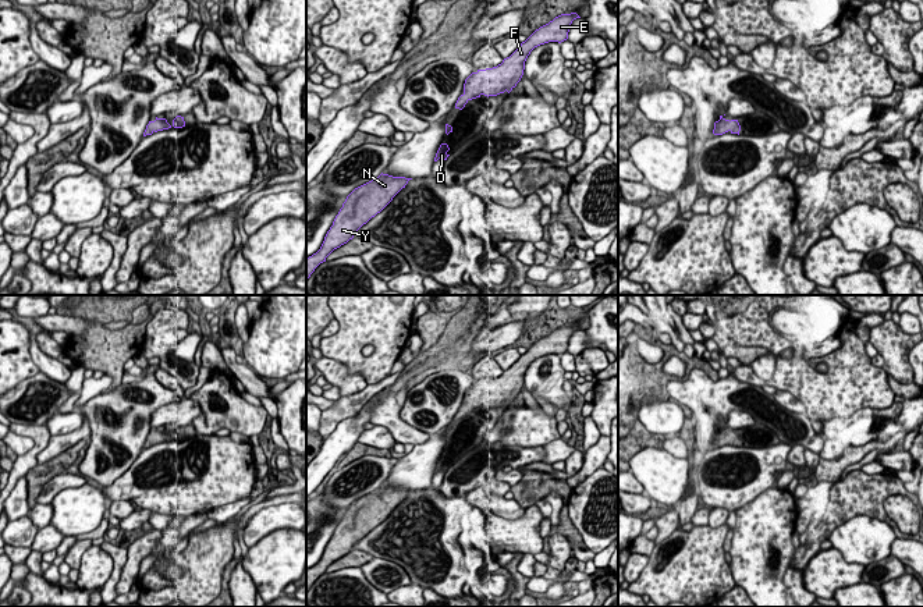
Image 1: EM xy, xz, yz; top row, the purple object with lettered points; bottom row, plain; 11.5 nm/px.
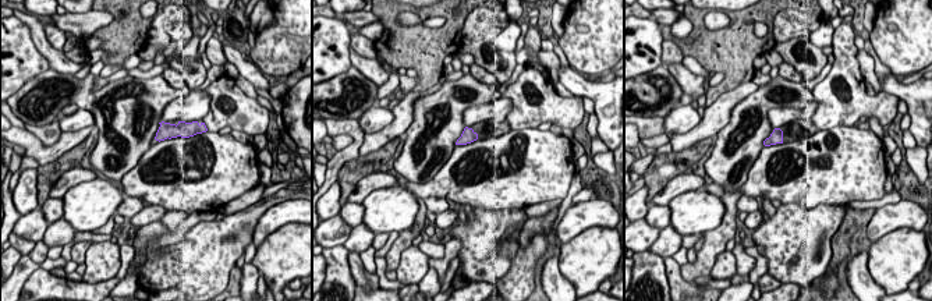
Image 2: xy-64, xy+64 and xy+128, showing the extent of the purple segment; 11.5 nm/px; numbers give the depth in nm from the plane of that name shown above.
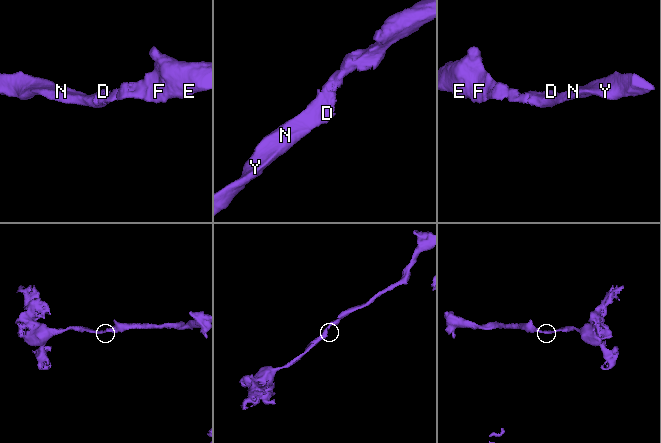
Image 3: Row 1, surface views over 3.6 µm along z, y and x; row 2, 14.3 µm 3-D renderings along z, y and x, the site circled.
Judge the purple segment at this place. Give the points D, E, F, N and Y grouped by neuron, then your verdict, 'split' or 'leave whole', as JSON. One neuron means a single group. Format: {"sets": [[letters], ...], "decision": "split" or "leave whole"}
{"sets": [["D", "E", "F", "N", "Y"]], "decision": "leave whole"}

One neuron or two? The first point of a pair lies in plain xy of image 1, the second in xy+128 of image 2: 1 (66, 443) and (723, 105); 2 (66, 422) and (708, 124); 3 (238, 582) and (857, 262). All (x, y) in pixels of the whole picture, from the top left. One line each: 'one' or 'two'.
1: one
2: two
3: one

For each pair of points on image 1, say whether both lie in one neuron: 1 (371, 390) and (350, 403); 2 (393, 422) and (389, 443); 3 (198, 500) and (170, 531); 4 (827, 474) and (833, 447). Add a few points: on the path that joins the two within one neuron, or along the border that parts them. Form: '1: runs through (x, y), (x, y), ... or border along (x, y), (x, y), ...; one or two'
1: runs through (365, 396), (355, 403); one
2: border along (375, 425), (383, 425), (397, 442); two
3: border along (185, 515), (173, 517); two
4: border along (842, 448), (842, 453), (834, 460), (820, 458); two

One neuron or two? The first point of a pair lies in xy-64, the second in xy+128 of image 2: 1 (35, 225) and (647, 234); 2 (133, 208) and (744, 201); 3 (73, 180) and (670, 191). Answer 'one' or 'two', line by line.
1: one
2: one
3: one

